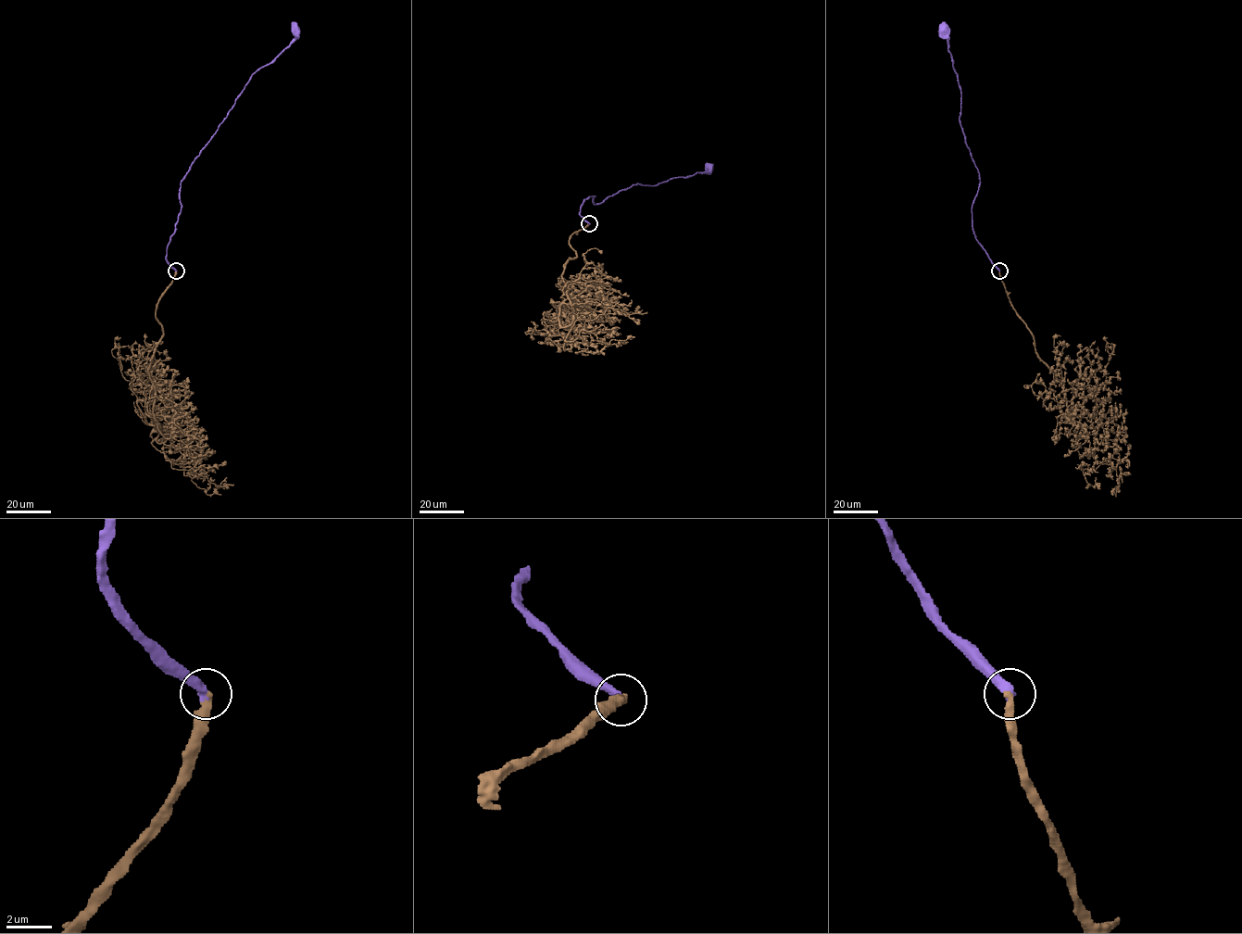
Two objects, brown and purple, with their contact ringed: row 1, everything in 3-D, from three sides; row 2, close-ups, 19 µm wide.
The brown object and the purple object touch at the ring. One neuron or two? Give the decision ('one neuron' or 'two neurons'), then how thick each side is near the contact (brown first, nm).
one neuron; 400 nm thick on the brown side, 420 nm on the other

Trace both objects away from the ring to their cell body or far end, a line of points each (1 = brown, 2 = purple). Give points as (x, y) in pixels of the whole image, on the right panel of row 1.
1: (998, 271), (1036, 356), (1065, 391), (1071, 415), (1101, 426), (1117, 446), (1110, 460), (1083, 472), (1087, 485)
2: (999, 271), (972, 230), (972, 203), (978, 189), (979, 171), (959, 121), (961, 89), (943, 31)

